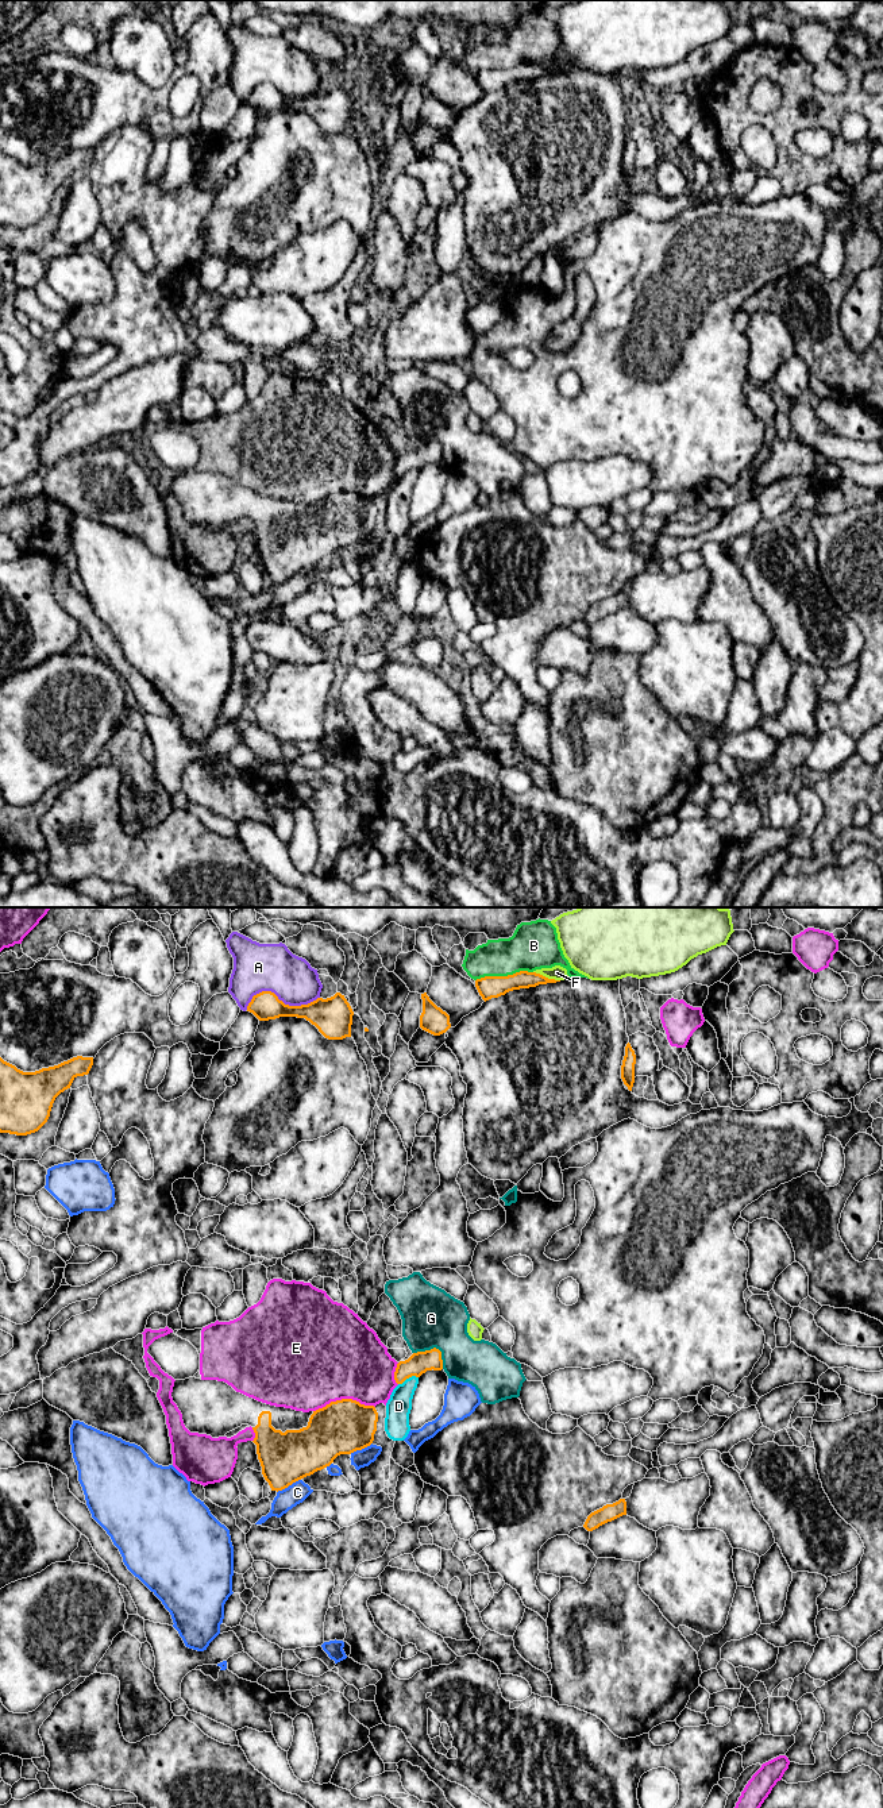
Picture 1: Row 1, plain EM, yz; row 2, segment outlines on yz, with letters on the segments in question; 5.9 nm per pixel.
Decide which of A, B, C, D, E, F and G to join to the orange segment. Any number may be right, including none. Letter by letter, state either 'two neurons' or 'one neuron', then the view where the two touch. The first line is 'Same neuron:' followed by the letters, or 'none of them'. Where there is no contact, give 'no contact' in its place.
Same neuron: none of them
A: two neurons | yz
B: two neurons | yz
C: two neurons | yz
D: two neurons | yz
E: two neurons | yz
F: two neurons | yz
G: two neurons | yz

